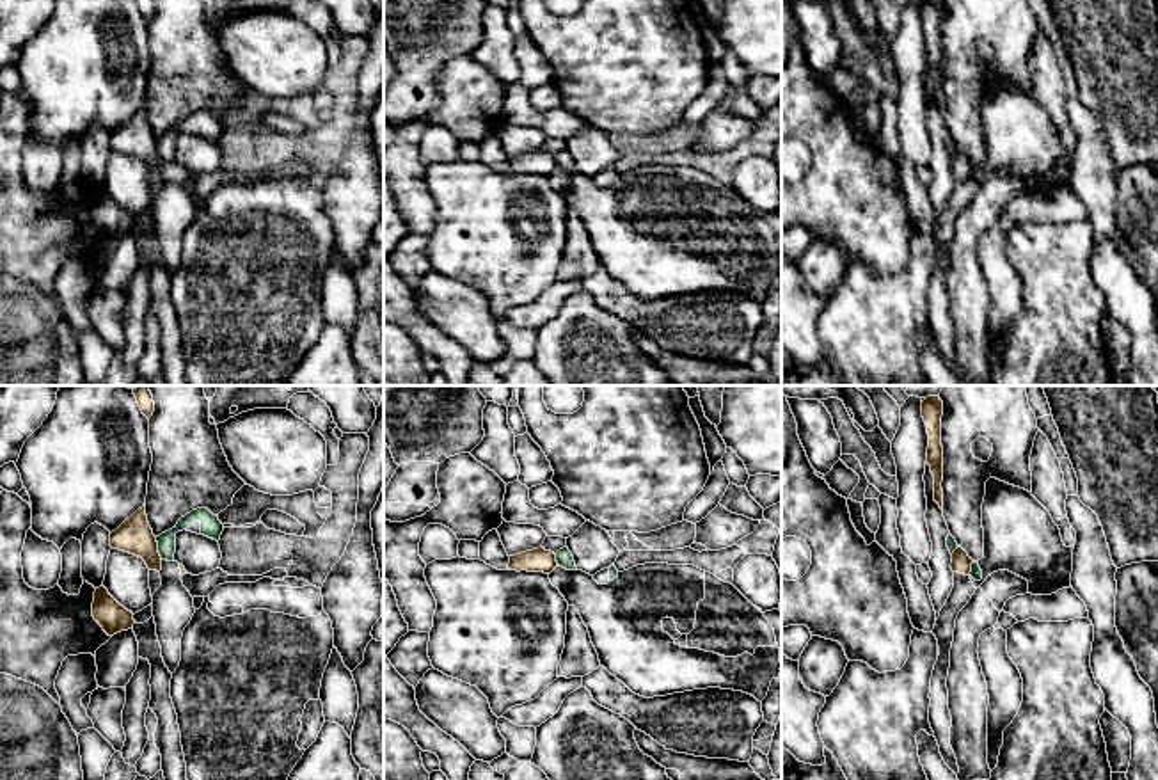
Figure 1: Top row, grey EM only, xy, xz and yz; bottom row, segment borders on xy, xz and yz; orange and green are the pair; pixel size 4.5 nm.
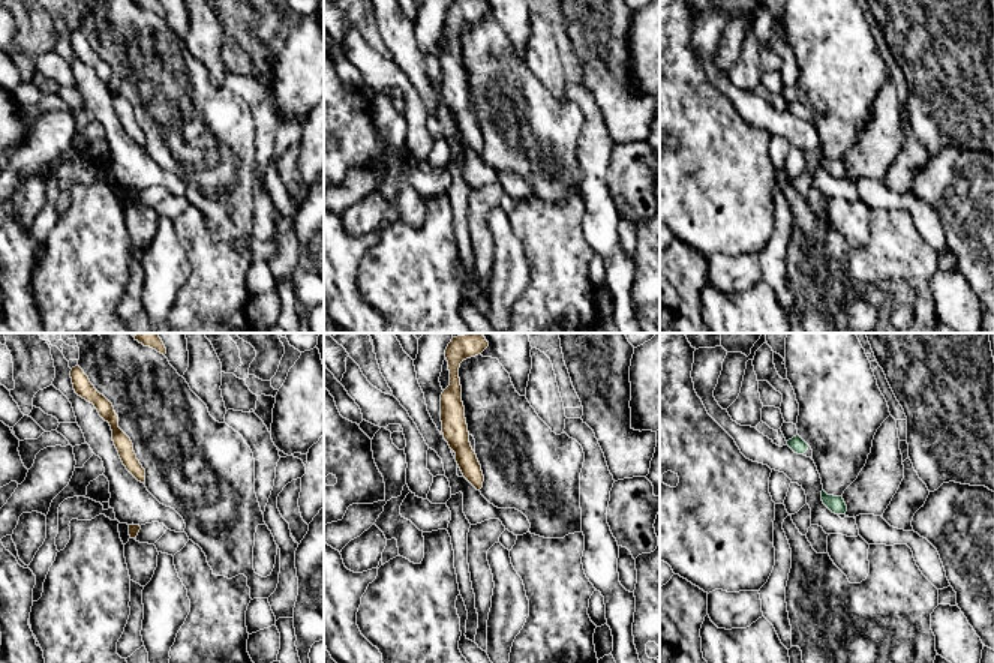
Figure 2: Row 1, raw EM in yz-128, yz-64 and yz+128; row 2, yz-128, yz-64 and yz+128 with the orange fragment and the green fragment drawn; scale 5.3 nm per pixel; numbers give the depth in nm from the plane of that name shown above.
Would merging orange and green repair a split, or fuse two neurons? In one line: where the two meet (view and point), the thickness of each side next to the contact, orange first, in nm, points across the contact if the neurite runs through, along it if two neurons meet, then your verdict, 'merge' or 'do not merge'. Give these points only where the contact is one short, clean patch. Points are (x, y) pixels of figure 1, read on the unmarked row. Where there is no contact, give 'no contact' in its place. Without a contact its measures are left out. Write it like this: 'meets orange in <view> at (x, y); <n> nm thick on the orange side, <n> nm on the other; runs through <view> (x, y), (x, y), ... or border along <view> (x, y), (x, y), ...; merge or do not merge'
meets orange in xy at (157, 150); 160 nm thick on the orange side, 80 nm on the other; border along xy (155, 139), (162, 160); do not merge

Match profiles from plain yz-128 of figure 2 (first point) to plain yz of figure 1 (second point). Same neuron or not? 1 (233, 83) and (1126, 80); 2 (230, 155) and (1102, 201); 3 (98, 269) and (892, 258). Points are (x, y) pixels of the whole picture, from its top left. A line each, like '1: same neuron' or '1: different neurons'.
1: different neurons
2: different neurons
3: different neurons

